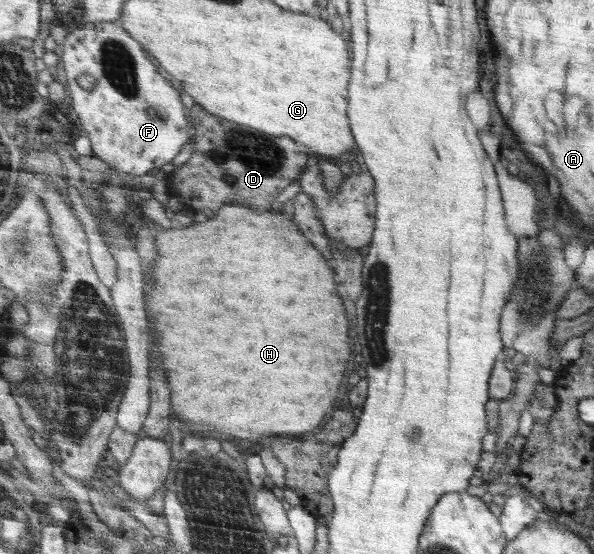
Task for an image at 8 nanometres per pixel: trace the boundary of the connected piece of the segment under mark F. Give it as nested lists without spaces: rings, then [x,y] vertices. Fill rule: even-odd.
[[[114,21],[78,25],[68,34],[62,55],[69,89],[72,92],[71,112],[77,126],[88,132],[94,155],[119,170],[126,178],[144,175],[153,168],[161,168],[172,162],[172,158],[188,142],[186,126],[189,119],[184,115],[180,92],[176,92],[170,82],[166,82],[158,74],[156,66],[142,52],[140,42],[132,40],[132,35],[124,26],[120,27]],[[86,74],[97,80],[92,91],[84,90],[78,84],[78,78]]]

